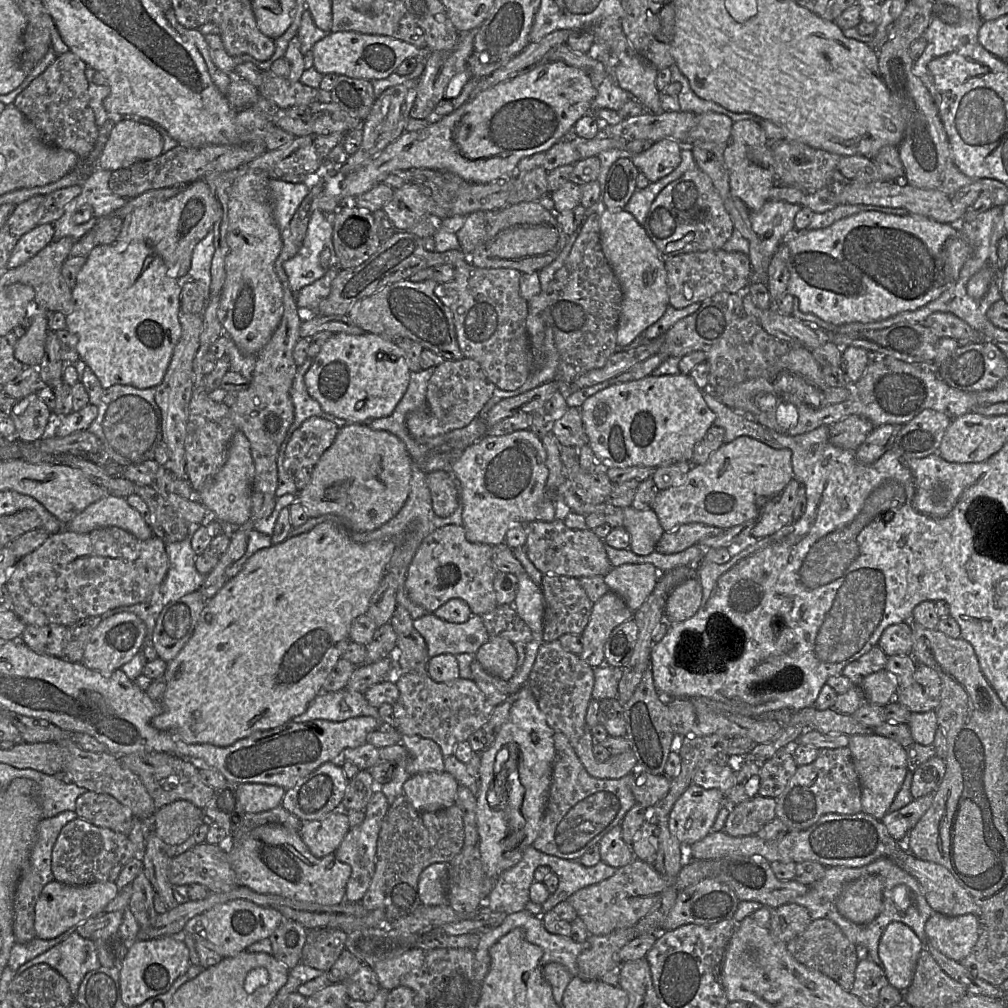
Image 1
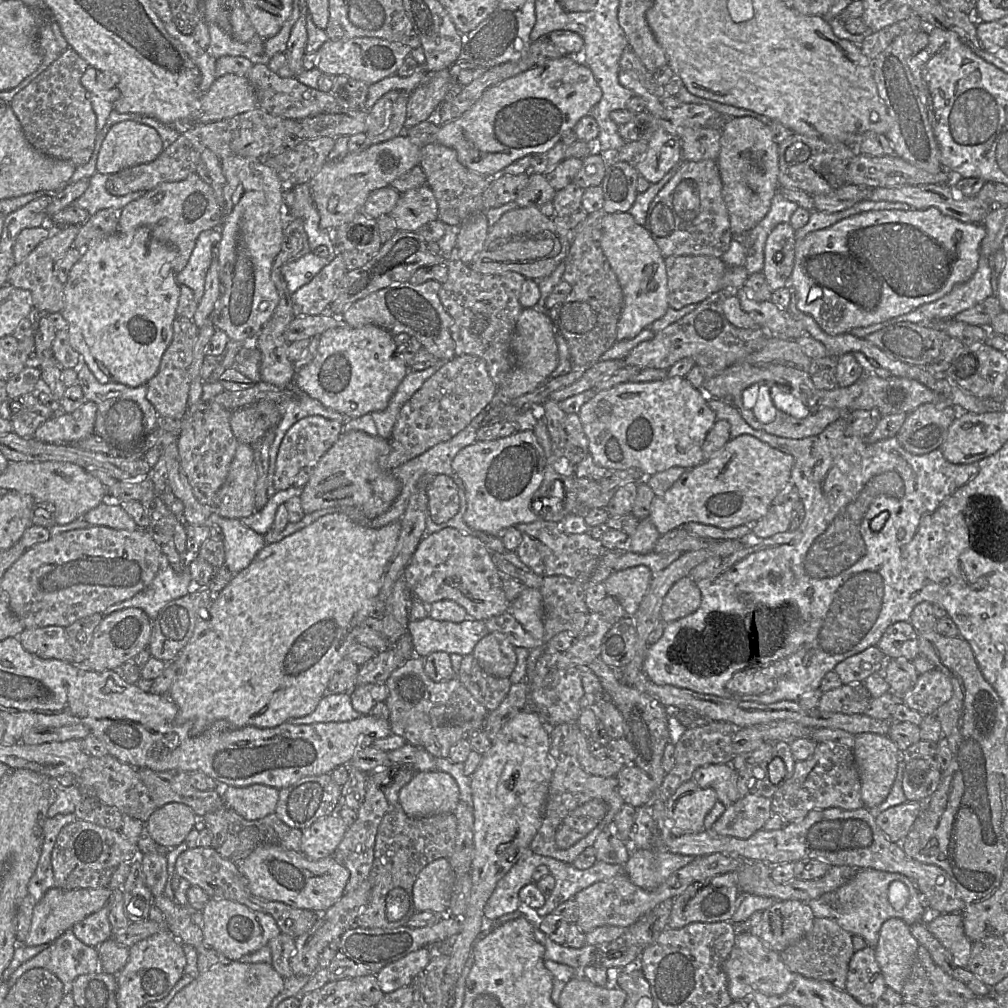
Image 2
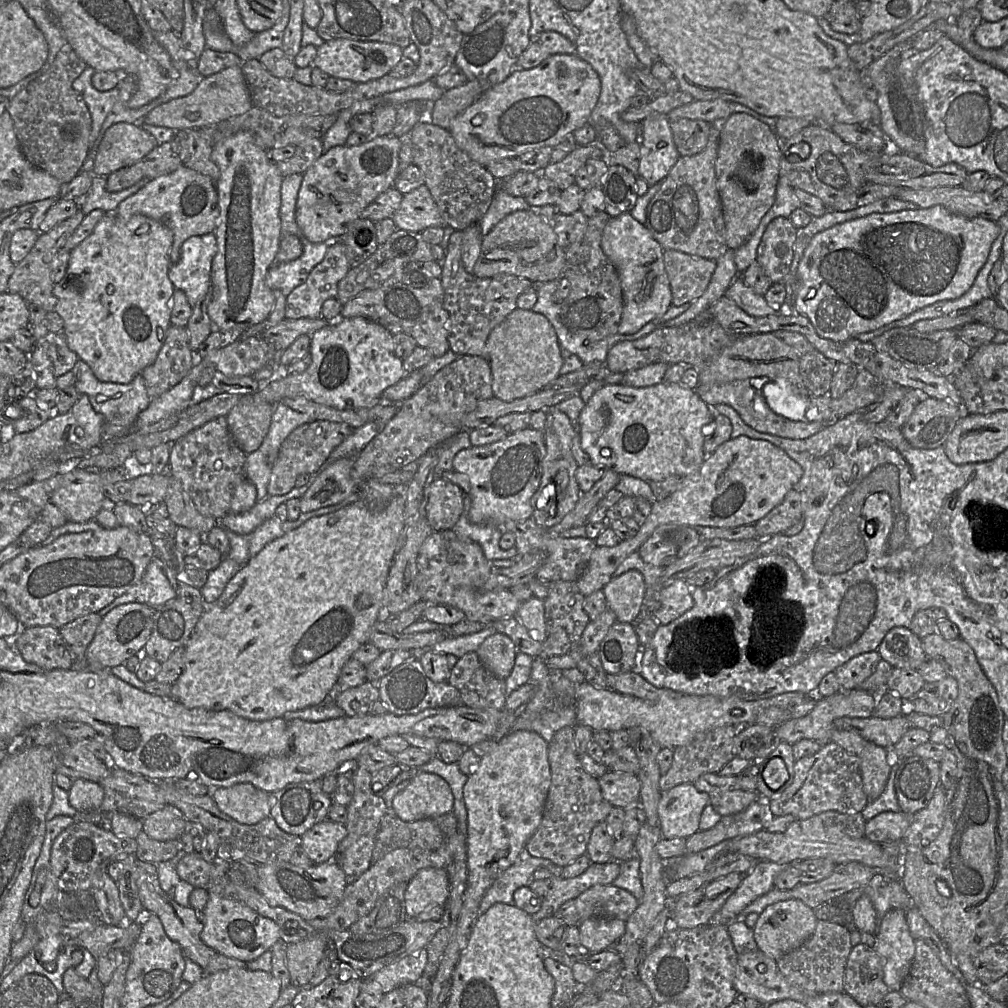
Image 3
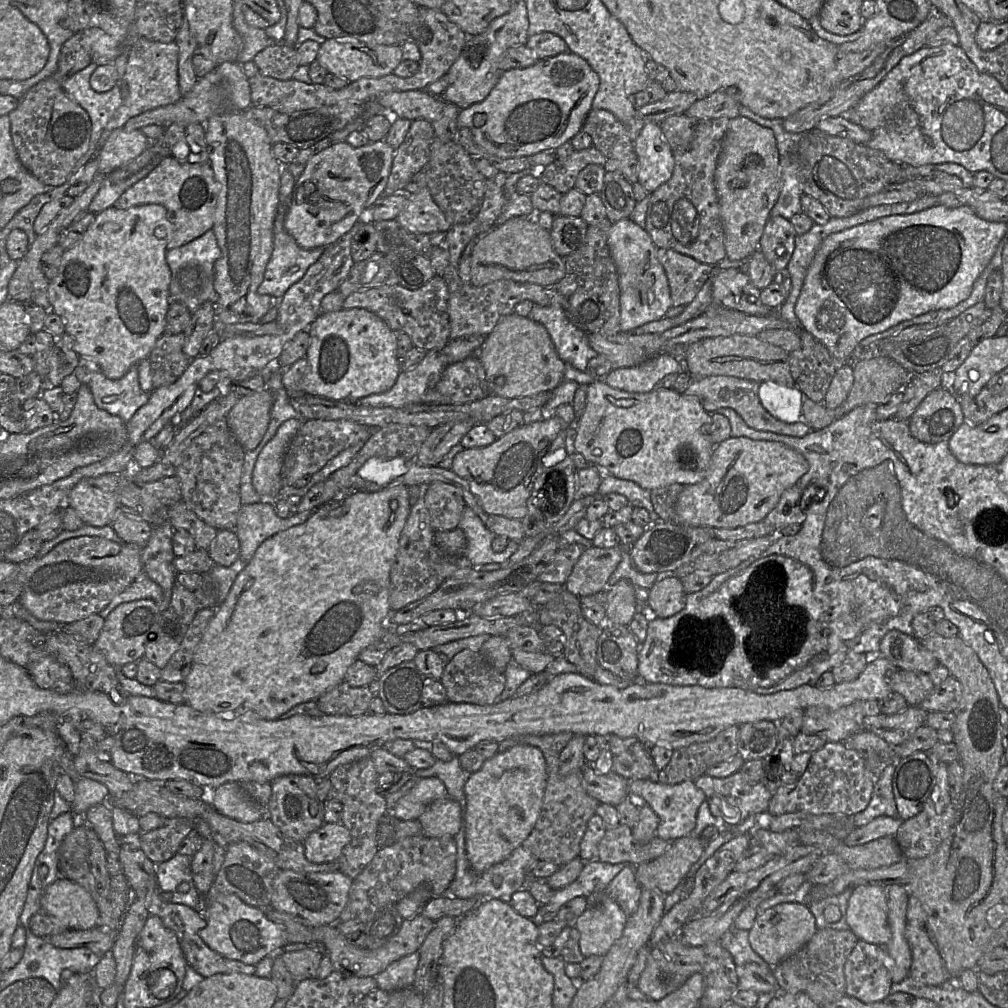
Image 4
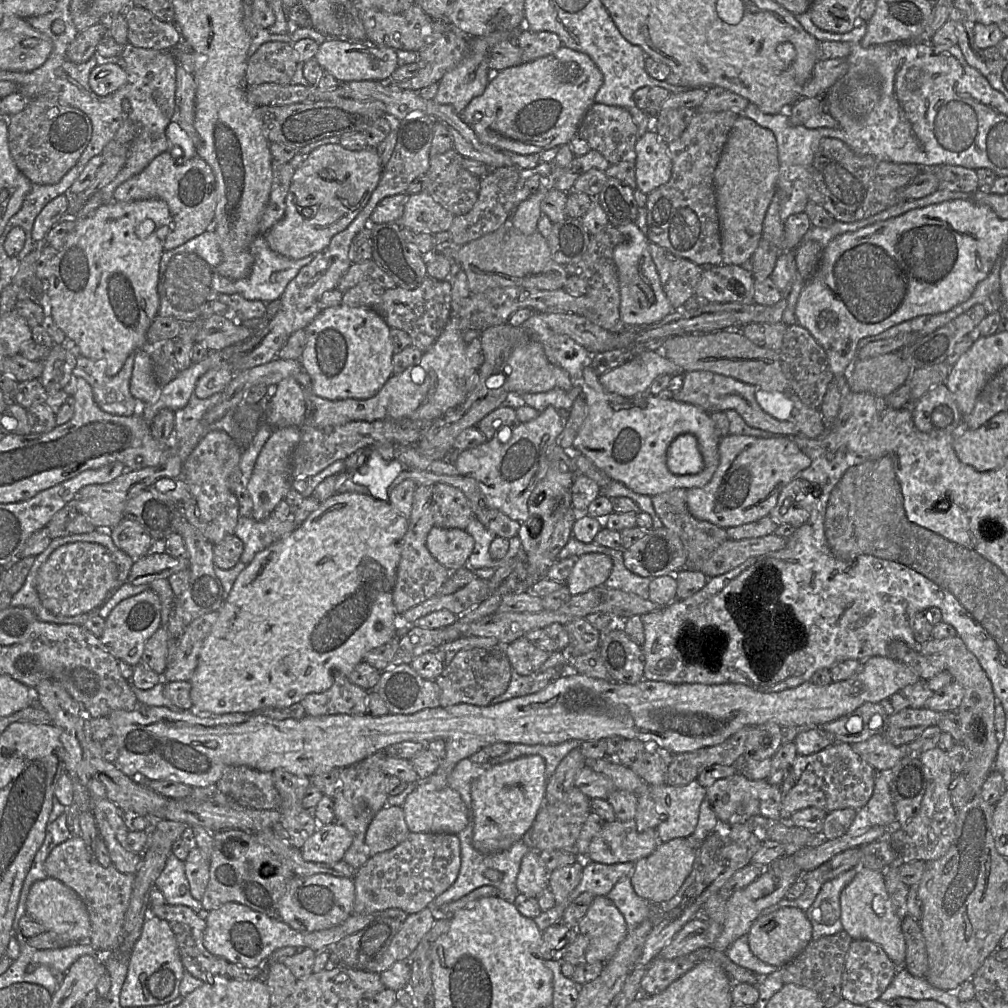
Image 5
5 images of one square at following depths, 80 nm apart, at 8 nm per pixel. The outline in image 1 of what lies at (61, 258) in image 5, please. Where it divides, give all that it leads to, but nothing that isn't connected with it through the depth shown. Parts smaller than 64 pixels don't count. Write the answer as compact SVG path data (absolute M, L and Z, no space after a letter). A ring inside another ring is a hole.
M137 240L128 244L103 244L96 245L79 271L76 285L71 290L74 302L73 311L65 316L67 330L76 337L76 350L87 367L99 380L103 388L114 385L126 385L137 389L155 388L158 386L166 373L173 350L181 336L181 326L178 319L180 309L181 285L177 282L176 272L167 269L164 261L145 242Z

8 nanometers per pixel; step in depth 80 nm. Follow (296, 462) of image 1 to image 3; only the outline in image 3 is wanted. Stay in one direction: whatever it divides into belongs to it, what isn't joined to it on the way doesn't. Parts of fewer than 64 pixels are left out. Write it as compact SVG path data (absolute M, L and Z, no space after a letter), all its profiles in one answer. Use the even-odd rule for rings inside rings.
M316 420L294 429L280 446L268 482L268 495L287 494L295 487L296 479L300 474L312 474L319 471L331 452L352 433L353 429L346 423L325 420Z

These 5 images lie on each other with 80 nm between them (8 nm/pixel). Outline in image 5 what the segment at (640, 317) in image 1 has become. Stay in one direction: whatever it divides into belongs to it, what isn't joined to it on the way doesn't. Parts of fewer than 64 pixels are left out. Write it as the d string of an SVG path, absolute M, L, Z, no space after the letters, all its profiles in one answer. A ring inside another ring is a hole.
M635 222L621 225L619 242L613 252L620 290L620 317L625 326L646 326L675 311L661 286L659 274L648 250L650 243Z

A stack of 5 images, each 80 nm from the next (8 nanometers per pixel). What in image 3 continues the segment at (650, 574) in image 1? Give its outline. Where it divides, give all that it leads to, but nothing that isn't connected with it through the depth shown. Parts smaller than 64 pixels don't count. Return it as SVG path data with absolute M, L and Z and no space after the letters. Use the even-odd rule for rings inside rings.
M629 570L621 576L612 577L602 590L606 598L607 607L615 613L617 622L635 624L642 614L646 589L647 586L643 575L637 570Z

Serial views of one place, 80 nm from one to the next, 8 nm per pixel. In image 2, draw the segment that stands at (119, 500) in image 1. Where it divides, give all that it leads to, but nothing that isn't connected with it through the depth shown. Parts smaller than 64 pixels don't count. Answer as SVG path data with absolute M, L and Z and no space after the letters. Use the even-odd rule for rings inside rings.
M101 502L89 510L83 519L91 526L105 526L116 530L134 531L138 529L132 517L119 504Z

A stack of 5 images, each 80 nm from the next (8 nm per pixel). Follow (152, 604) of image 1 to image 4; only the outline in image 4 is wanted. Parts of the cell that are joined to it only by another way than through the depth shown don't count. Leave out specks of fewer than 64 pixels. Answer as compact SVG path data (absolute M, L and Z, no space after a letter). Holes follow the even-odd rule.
M142 570L135 581L123 592L116 595L111 602L99 612L99 615L105 619L110 612L121 603L151 599L159 604L162 598L163 591L161 587L152 581Z

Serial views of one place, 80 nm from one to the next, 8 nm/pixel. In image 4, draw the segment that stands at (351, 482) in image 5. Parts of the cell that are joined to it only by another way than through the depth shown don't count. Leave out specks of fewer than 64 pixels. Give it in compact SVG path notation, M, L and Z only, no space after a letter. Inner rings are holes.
M370 458L358 471L358 476L365 481L385 487L396 478L405 474L411 462L402 458Z

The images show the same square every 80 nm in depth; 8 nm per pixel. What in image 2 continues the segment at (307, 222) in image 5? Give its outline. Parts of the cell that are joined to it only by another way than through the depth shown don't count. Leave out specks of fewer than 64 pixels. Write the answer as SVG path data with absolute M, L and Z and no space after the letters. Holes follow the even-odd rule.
M405 133L391 140L366 147L359 152L349 152L335 161L327 161L308 182L314 205L319 213L319 226L334 231L362 211L369 195L390 183L400 175L419 165L421 148Z

